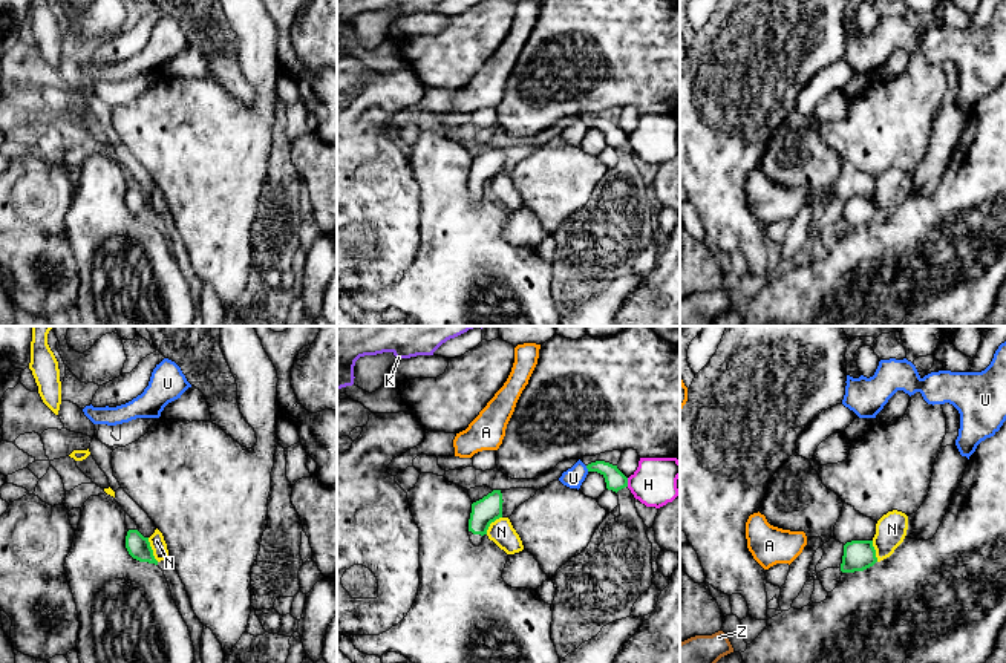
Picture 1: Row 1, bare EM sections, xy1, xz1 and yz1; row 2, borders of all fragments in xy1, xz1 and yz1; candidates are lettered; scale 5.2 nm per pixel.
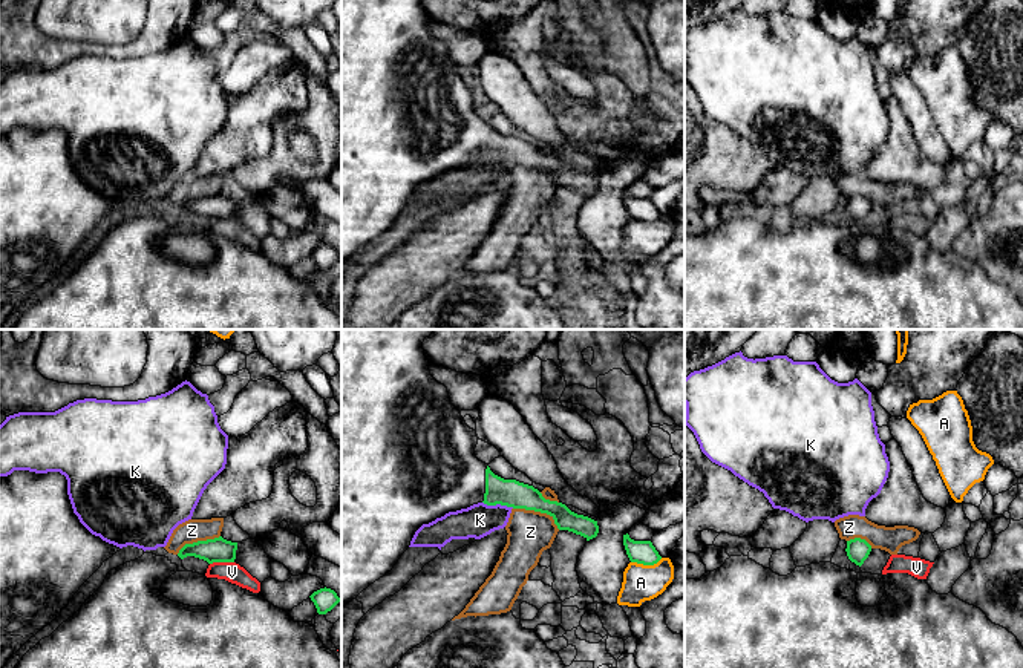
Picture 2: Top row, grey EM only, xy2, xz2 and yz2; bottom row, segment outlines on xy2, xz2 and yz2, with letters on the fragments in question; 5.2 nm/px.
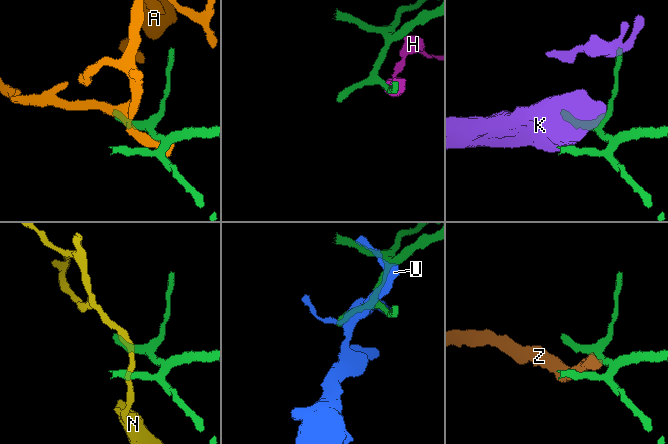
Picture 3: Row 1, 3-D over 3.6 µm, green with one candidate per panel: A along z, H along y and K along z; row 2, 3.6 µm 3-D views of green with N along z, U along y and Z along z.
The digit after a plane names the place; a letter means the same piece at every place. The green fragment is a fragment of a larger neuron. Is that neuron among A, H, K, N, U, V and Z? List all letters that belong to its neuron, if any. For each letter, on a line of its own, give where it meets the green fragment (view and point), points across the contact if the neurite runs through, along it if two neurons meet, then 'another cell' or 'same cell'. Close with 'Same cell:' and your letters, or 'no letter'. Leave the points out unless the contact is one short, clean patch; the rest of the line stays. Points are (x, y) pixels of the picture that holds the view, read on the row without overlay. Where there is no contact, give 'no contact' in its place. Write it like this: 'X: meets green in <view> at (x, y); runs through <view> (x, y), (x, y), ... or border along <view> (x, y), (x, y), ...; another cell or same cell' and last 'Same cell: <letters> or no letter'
A: meets green in xz2 at (647, 221); another cell
H: meets green in xz1 at (627, 140); border along xz1 (627, 135), (628, 143); another cell
K: meets green in xz2 at (498, 160); border along xz2 (483, 158), (513, 164); another cell
N: meets green in xy1 at (152, 207); border along xy1 (147, 195), (152, 212), (158, 218); another cell
U: meets green in xz1 at (587, 124); border along xz1 (585, 123), (588, 127); another cell
V: meets green in xy2 at (221, 218); another cell
Z: meets green in xz2 at (538, 167); border along xz2 (513, 164), (545, 169), (559, 186); another cell
Same cell: no letter

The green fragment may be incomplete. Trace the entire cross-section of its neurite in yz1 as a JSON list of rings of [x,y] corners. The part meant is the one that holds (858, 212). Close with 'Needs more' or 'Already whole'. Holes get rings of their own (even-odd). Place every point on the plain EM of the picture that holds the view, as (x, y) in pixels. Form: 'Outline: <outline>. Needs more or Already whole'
Outline: [[[851,198],[844,202],[842,230],[864,228],[877,219],[873,198]]]. Already whole

